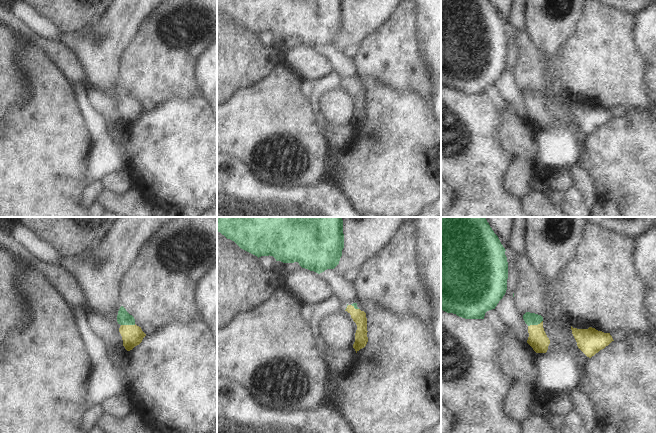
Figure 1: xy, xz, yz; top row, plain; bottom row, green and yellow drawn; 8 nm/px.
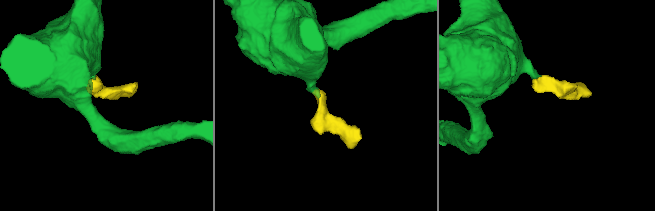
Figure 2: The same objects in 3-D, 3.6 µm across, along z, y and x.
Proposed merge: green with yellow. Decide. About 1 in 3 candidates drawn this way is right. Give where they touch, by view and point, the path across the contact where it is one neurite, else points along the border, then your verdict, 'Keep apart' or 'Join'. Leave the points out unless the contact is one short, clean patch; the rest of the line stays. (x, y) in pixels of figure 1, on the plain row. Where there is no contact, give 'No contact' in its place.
Touches green at yz (535, 100). Path across: yz (530, 94), (535, 100), (538, 116). Join

